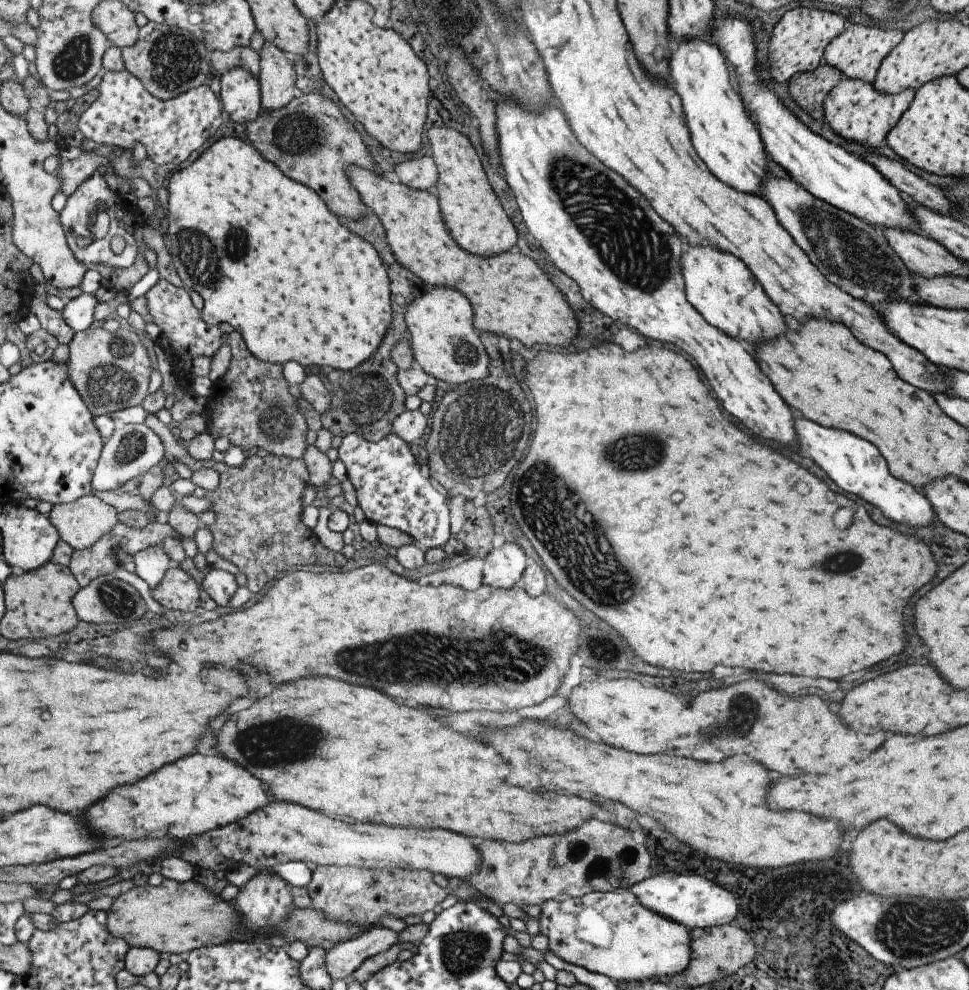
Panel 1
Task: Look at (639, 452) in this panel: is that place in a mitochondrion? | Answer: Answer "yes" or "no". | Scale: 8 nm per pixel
yes

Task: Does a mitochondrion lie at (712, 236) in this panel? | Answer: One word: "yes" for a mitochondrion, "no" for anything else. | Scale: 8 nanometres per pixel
no

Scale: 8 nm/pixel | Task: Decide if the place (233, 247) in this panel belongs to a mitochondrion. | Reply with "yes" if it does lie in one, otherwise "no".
yes

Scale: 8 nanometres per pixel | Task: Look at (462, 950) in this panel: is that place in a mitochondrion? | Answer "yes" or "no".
yes

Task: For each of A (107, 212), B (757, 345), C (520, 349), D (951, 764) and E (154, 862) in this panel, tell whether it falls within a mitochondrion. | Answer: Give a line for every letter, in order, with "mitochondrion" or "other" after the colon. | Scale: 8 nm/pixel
A: mitochondrion
B: other
C: other
D: other
E: other

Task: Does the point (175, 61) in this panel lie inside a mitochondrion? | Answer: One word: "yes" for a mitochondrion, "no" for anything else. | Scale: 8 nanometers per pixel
yes

